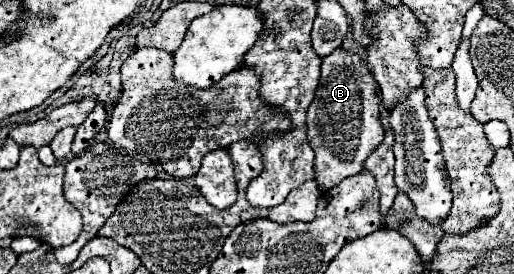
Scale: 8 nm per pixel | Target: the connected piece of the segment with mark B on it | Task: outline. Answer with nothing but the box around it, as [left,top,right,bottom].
[307,49,383,191]

